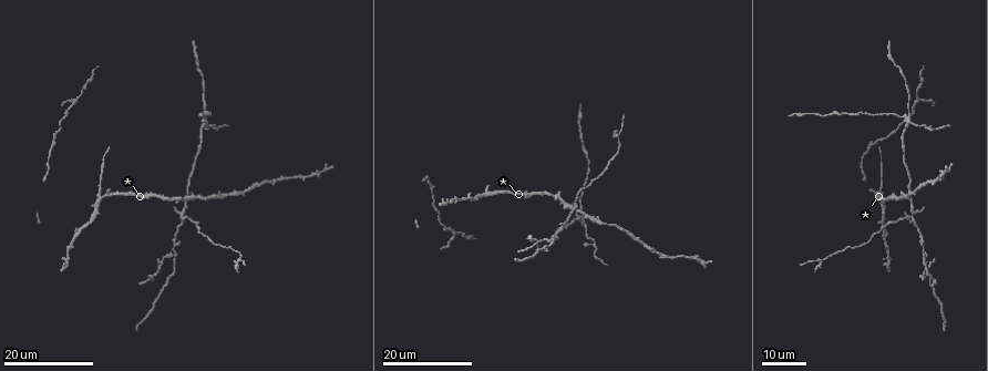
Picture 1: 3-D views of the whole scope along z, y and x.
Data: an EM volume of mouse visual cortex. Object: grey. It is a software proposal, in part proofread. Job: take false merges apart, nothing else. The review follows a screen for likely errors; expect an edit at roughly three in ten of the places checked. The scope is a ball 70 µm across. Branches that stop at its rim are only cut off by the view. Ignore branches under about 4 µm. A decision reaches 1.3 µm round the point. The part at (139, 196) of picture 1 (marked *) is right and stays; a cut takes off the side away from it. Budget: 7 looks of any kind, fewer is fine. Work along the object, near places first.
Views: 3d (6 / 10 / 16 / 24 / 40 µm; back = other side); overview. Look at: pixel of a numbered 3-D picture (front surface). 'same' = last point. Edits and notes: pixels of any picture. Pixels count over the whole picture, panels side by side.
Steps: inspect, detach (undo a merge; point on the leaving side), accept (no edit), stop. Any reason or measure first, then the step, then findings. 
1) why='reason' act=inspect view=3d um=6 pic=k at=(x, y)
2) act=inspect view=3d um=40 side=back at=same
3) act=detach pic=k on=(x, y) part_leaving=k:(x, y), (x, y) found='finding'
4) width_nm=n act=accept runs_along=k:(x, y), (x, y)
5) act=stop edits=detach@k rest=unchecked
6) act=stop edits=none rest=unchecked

why='thin arm on a thick one' act=inspect view=3d um=16 pic=1 at=(907, 118)

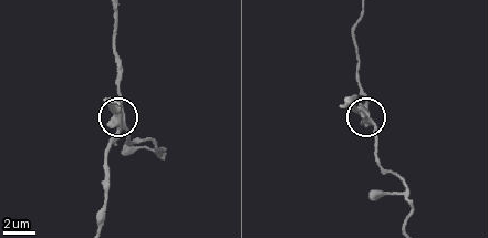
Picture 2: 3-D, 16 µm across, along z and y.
why='zoom in' act=inspect view=3d um=6 at=same

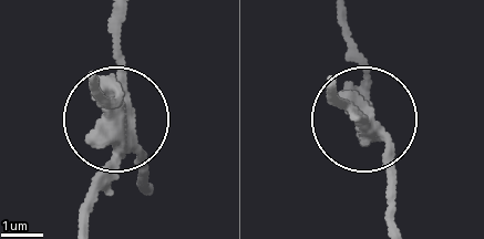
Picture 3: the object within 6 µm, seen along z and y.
act=inspect view=3d um=6 side=back at=same

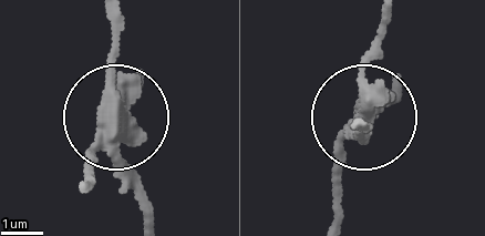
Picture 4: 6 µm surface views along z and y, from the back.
side_arm_um=20 act=detach pic=4 on=(361, 84) found='a second neuron is stuck on'

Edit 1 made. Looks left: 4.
why='see it whole again' act=inspect view=overview

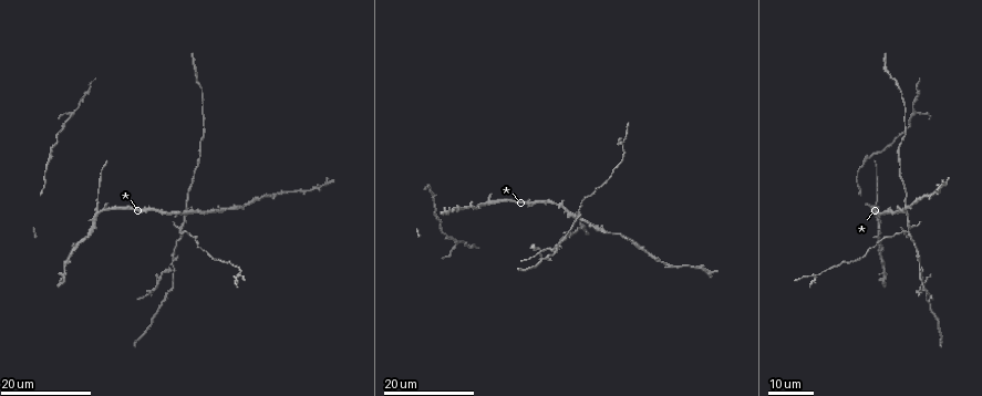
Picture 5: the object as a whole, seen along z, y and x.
why='a fork' act=inspect view=3d um=24 pic=5 at=(905, 232)

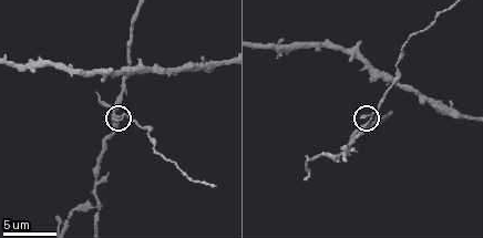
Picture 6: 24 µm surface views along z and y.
why='zoom in' act=inspect view=3d um=10 pic=6 at=(364, 123)

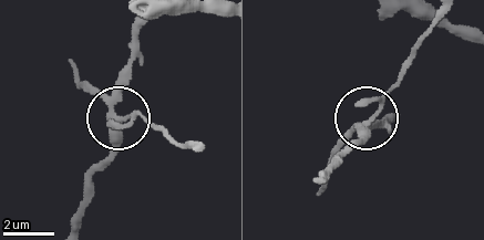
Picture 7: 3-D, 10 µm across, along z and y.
width_nm=260 act=detach pic=7 on=(135, 113) found='two neurons meet here'

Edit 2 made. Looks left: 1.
why='a fork' act=inspect view=3d um=10 pic=6 at=(95, 204)

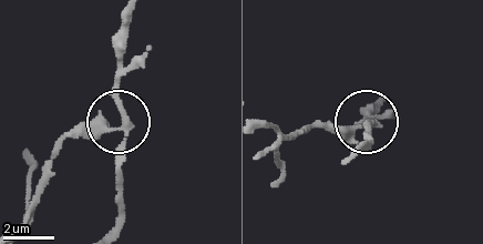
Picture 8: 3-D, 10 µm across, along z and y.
width_nm=280 act=detach pic=8 on=(78, 132) found='two neurons meet here'

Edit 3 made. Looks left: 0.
act=stop edits=detach@4,detach@7,detach@8 rest=unchecked

